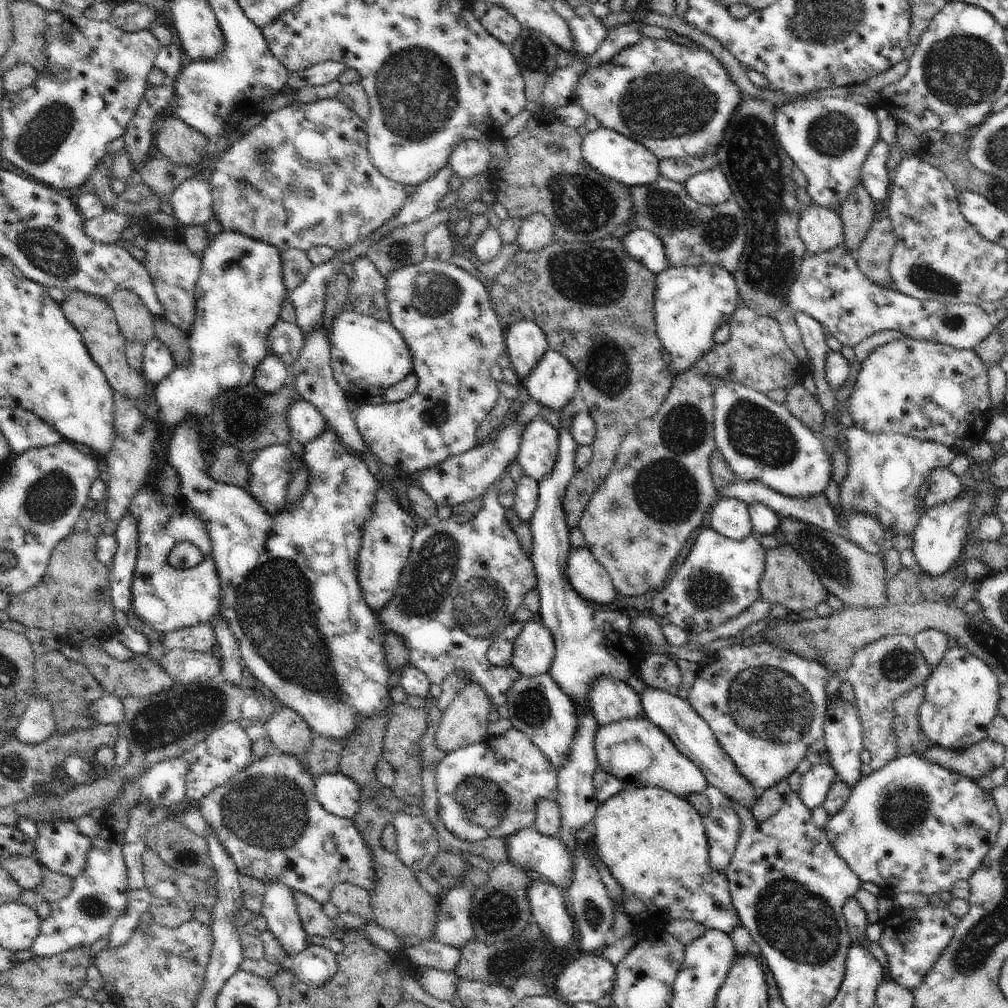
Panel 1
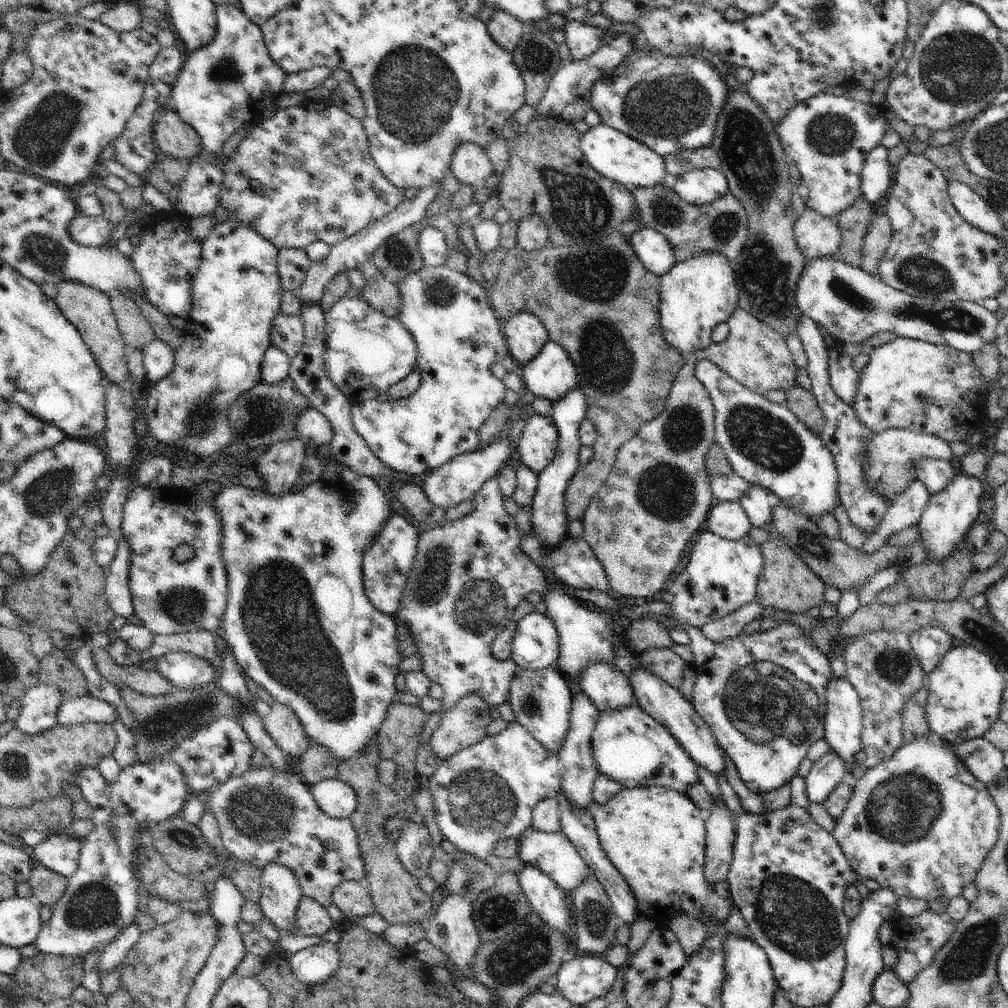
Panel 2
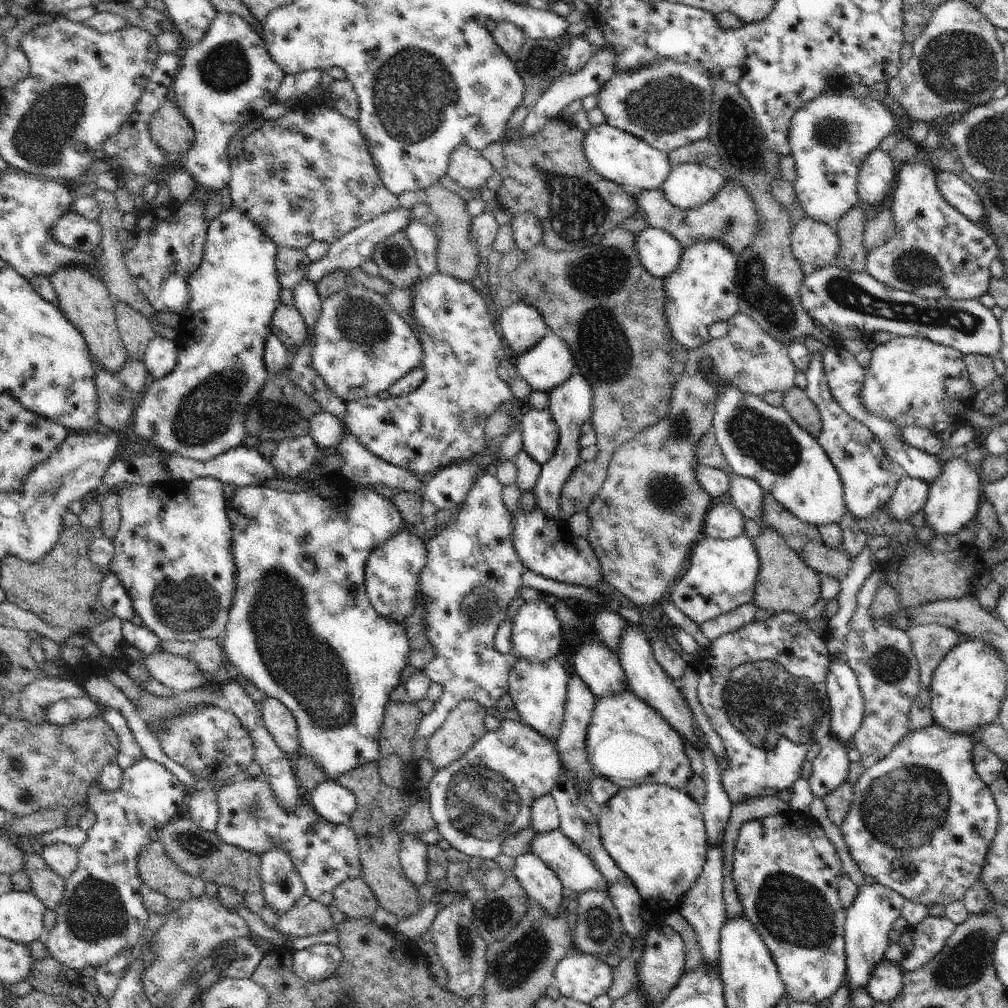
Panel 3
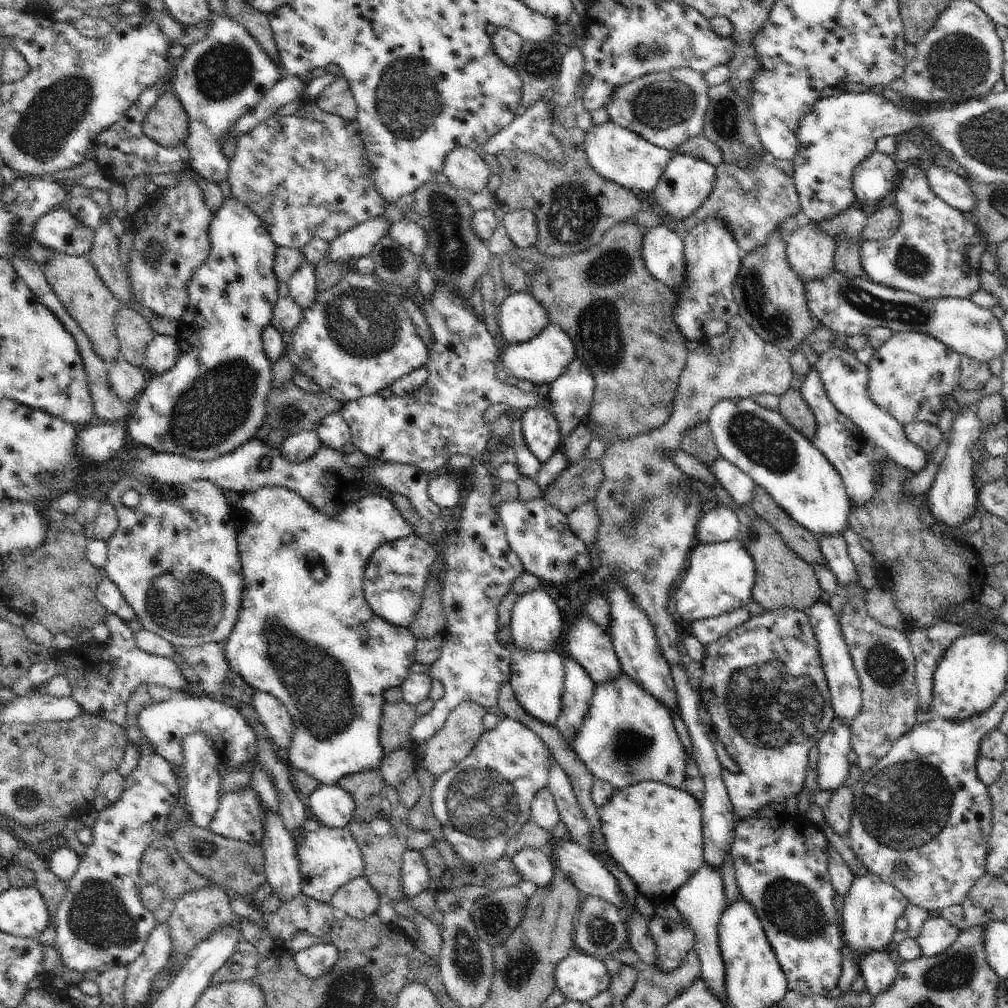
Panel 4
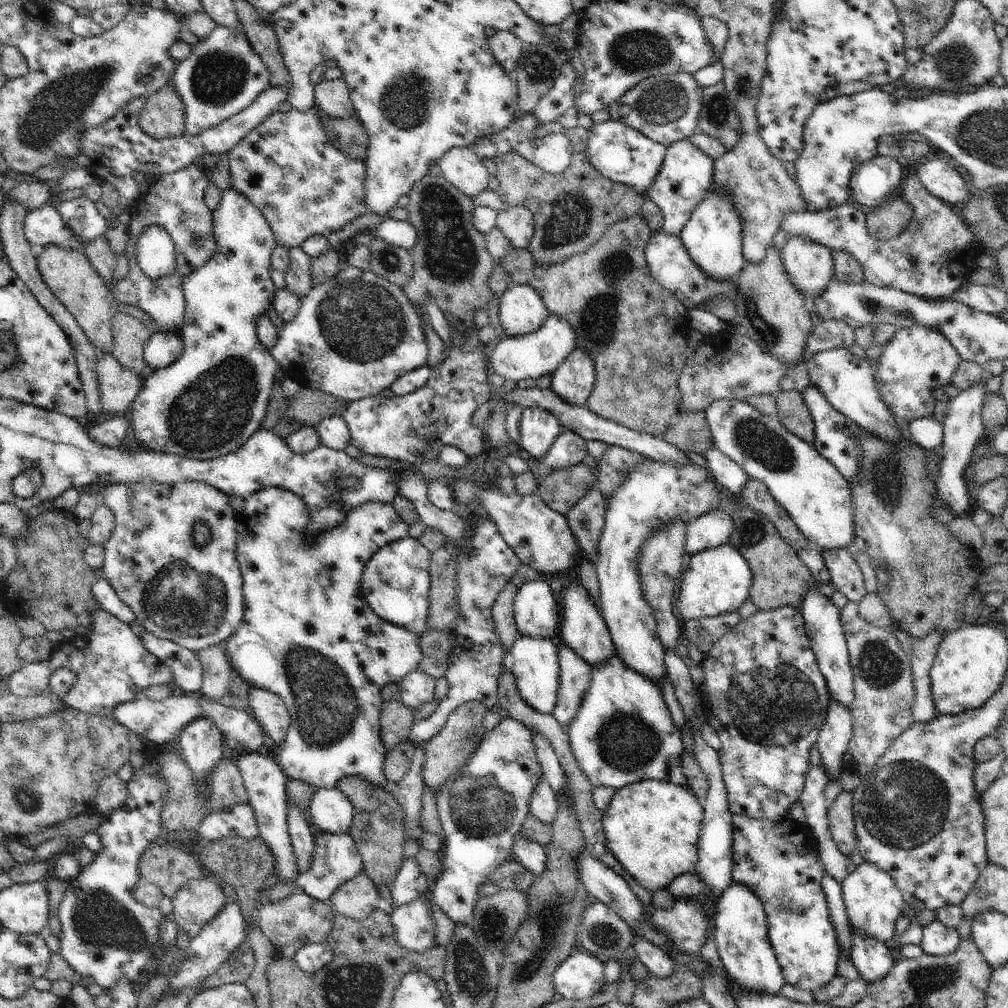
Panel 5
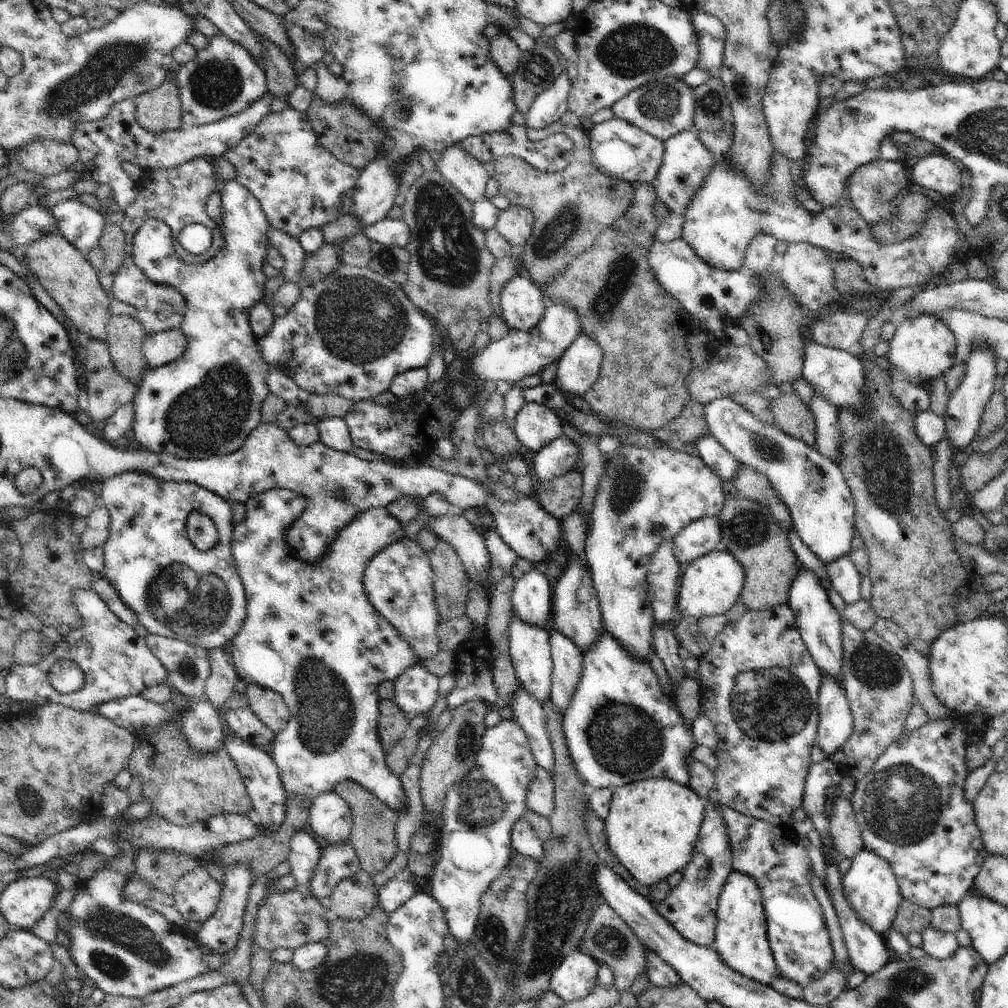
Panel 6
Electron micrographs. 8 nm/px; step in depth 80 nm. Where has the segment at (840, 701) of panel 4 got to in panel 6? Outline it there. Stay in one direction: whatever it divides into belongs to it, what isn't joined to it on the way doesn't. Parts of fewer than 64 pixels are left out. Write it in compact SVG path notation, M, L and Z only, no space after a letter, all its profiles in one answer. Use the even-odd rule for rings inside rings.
M801 565L800 572L796 574L794 582L790 584L786 605L789 606L796 616L798 632L800 632L800 636L804 640L820 673L826 672L826 674L830 674L830 678L840 678L840 680L843 680L843 629L841 626L843 620L839 611L830 603L827 591L822 587L820 579L812 570L808 570L808 568L804 568Z

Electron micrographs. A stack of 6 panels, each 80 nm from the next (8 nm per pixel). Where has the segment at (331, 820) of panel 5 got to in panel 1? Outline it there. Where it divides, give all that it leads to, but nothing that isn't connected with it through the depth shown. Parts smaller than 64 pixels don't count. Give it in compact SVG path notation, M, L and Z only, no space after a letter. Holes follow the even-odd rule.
M340 770L320 775L315 781L315 793L322 808L332 814L352 819L359 812L360 786Z

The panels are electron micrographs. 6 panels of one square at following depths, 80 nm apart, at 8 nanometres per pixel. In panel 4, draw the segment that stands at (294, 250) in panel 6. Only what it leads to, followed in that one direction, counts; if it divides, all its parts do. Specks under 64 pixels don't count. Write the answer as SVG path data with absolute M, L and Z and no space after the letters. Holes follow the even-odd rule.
M303 259L298 270L288 280L287 288L289 296L302 311L312 308L312 302L316 302L316 294L318 294L315 266Z

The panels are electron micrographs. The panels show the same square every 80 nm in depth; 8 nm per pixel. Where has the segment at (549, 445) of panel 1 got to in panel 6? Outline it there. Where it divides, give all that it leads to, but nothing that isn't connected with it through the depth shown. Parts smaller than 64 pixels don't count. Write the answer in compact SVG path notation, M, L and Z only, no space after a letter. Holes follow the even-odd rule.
M526 402L516 414L512 426L520 444L534 453L563 435L558 414L538 402Z

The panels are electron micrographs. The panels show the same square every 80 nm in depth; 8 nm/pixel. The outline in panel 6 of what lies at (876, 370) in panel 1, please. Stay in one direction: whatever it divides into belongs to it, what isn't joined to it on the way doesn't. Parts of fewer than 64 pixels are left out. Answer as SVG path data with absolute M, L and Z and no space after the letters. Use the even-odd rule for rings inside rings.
M921 313L902 320L897 325L896 334L890 341L890 350L885 356L890 362L892 397L898 398L900 406L915 415L929 410L931 394L927 387L920 386L929 384L934 378L943 378L944 374L953 368L956 356L956 338L944 320L931 313Z

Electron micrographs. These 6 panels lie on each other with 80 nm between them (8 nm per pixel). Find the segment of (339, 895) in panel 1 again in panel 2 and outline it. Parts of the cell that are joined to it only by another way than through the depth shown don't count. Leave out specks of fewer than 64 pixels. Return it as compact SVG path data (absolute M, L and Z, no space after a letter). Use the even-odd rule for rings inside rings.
M346 880L340 882L332 892L332 903L346 915L347 920L355 920L374 913L372 896L364 882Z

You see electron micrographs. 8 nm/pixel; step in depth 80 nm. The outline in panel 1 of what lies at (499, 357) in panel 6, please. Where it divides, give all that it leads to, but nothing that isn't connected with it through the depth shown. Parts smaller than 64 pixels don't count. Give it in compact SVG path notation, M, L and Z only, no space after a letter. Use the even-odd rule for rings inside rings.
M548 349L542 360L535 366L535 369L530 373L526 382L523 383L524 396L530 396L536 400L542 407L560 412L574 398L576 390L579 388L579 374L572 366L572 363L558 351Z

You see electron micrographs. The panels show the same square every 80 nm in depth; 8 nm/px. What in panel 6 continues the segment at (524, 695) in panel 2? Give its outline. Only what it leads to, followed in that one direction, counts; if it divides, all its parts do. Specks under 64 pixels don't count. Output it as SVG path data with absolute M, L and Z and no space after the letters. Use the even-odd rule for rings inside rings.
M516 614L510 618L508 626L509 658L516 672L516 679L528 694L544 706L551 701L552 694L552 656L550 656L550 640L547 629L540 626L530 626L528 622L522 622Z

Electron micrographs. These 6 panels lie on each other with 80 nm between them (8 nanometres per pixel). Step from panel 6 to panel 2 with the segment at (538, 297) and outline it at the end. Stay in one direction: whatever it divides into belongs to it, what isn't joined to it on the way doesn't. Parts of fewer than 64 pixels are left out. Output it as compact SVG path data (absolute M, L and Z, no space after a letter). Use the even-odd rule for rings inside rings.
M518 312L502 322L502 332L509 355L513 357L518 369L536 358L536 354L549 340L549 332L544 324L530 312Z

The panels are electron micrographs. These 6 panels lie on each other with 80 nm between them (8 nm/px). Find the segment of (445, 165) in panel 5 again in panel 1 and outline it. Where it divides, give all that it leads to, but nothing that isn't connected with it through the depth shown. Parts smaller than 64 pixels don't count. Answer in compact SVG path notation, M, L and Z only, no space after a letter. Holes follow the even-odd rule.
M476 139L461 140L450 153L448 164L460 178L468 179L488 171L491 159L488 142Z

